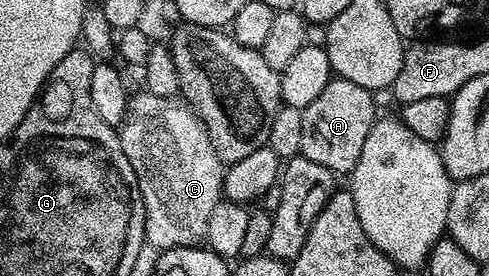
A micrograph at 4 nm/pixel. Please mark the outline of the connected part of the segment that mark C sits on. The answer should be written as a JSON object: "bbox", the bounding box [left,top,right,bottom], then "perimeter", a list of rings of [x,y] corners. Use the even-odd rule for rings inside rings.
{"bbox":[119,92,226,251],"perimeter":[[[137,92],[130,97],[129,111],[119,127],[123,152],[131,160],[131,168],[139,180],[139,192],[145,205],[145,240],[157,251],[180,246],[201,246],[205,242],[207,220],[223,200],[226,167],[211,148],[207,128],[188,105],[172,98]]]}

